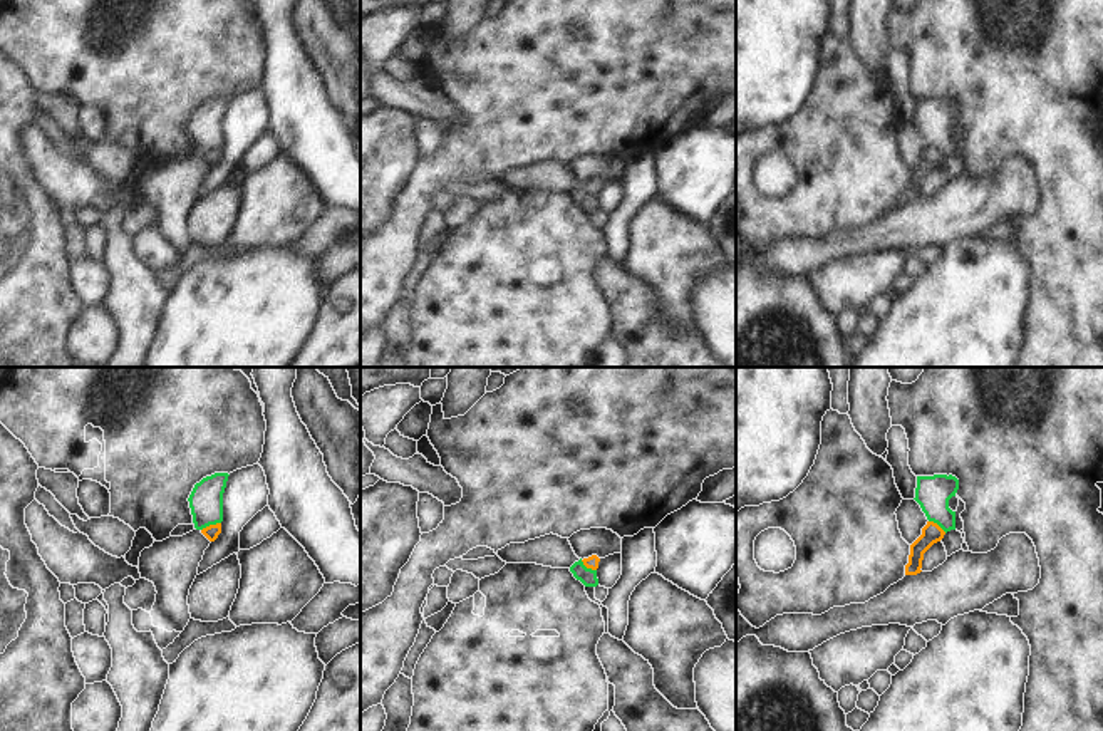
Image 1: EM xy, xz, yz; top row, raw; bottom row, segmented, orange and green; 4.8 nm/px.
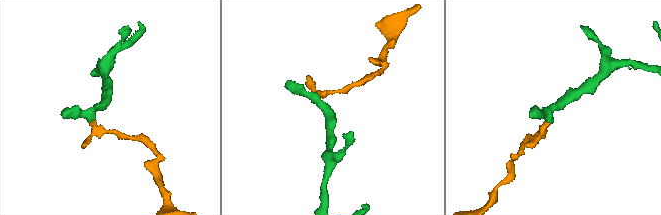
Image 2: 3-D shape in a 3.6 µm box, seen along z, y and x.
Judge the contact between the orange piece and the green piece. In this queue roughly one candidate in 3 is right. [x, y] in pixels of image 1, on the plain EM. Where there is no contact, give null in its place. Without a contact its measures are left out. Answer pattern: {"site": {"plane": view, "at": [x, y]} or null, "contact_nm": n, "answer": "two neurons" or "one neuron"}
{"site": {"plane": "xy", "at": [210, 150]}, "contact_nm": 100, "answer": "two neurons"}

